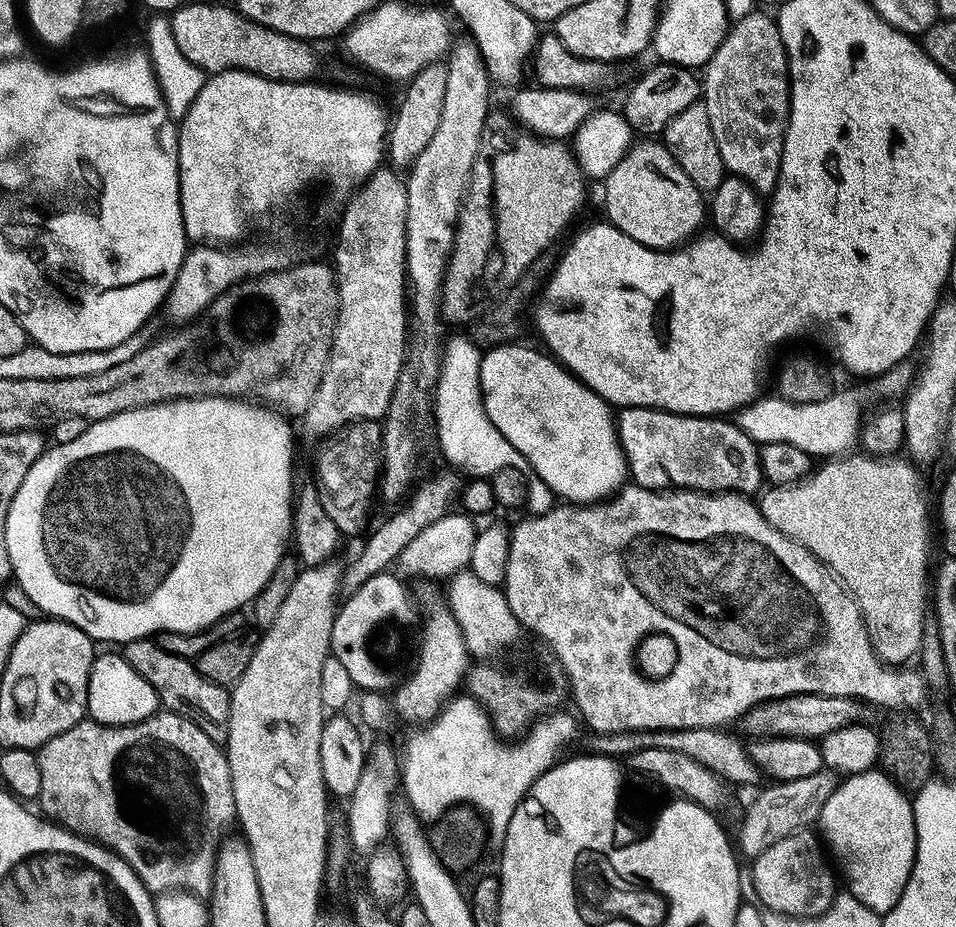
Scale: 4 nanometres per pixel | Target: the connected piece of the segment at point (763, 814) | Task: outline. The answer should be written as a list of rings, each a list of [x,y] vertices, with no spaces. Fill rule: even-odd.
[[[823,768],[811,776],[771,783],[771,788],[760,793],[746,812],[736,837],[739,853],[748,856],[747,859],[756,859],[774,842],[811,827],[819,819],[820,809],[837,788],[839,781],[838,772]]]

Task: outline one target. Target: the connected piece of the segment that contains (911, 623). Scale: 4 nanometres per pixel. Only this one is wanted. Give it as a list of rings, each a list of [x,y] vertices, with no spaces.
[[[856,455],[825,459],[821,468],[819,465],[803,480],[769,487],[769,492],[759,497],[760,513],[774,530],[809,548],[839,576],[864,613],[864,625],[877,656],[885,665],[904,666],[919,653],[926,635],[924,590],[927,584],[929,587],[930,572],[928,576],[928,504],[924,501],[924,484],[911,459]]]

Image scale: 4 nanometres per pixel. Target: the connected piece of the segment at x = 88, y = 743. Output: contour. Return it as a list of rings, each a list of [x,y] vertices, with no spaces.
[[[158,710],[150,718],[140,720],[136,724],[99,724],[97,720],[91,718],[80,720],[74,726],[70,726],[70,730],[47,740],[35,753],[38,770],[41,771],[41,790],[38,803],[44,807],[45,813],[43,812],[43,815],[49,821],[67,828],[69,832],[91,838],[121,856],[140,875],[140,881],[147,886],[149,892],[164,894],[169,890],[183,890],[197,898],[204,898],[212,891],[212,876],[216,873],[218,851],[216,835],[219,834],[220,828],[224,828],[228,823],[233,823],[236,820],[236,803],[234,802],[230,766],[225,749],[221,745],[219,748],[215,744],[217,741],[214,737],[208,734],[191,715],[188,715],[189,717],[186,715]]]

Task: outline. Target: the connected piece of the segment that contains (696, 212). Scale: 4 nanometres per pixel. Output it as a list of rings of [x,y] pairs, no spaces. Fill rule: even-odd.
[[[652,138],[640,141],[633,143],[622,162],[618,162],[602,181],[604,212],[608,215],[605,217],[607,223],[642,246],[675,250],[703,229],[700,227],[706,224],[706,200],[663,143]]]

